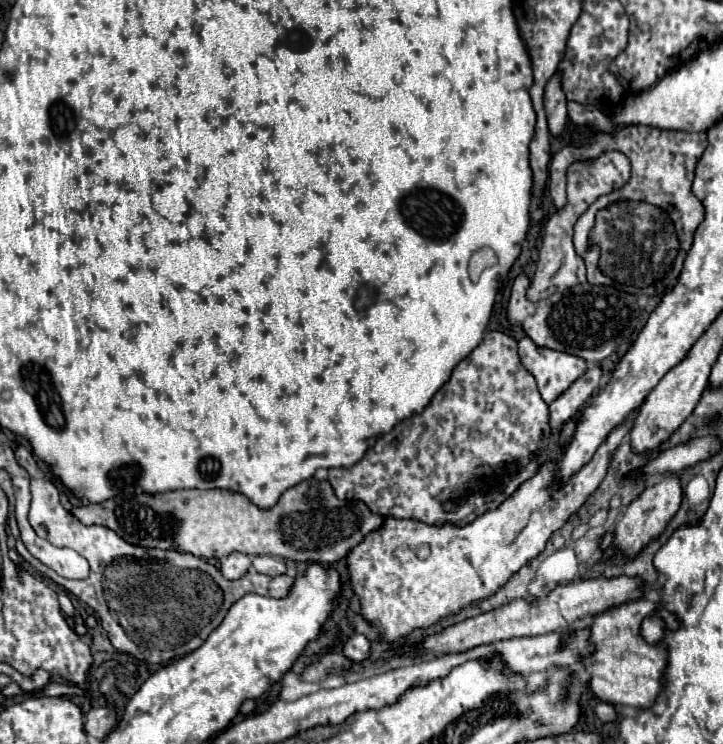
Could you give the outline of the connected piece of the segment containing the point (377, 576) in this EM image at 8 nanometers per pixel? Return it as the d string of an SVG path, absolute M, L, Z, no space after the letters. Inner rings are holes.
M632 418L612 430L590 464L576 472L566 486L556 488L556 466L544 464L542 470L532 480L524 482L498 510L486 512L464 528L450 524L428 526L418 520L388 518L382 528L370 532L348 554L348 576L360 598L362 616L368 622L376 622L382 630L380 638L392 644L398 638L406 638L412 630L430 628L442 618L454 616L494 596L522 566L544 550L548 538L560 530L600 486L608 470L608 454L618 448L630 424ZM424 544L430 548L430 556L420 560L416 552Z

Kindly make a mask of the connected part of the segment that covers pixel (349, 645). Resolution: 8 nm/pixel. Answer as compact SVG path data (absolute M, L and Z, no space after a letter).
M356 634L352 638L348 638L344 642L344 656L352 662L364 662L366 658L370 658L370 642L366 636Z

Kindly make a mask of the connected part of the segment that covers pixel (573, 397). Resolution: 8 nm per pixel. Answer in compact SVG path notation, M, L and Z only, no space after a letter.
M594 366L550 404L550 426L554 432L558 432L564 426L564 422L570 420L588 402L588 398L598 390L602 378L602 368Z

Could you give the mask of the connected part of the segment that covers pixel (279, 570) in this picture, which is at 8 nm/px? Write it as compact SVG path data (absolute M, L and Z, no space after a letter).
M254 556L252 558L252 564L258 572L262 574L268 574L268 576L280 576L286 572L286 562L282 558L276 558L276 556Z

